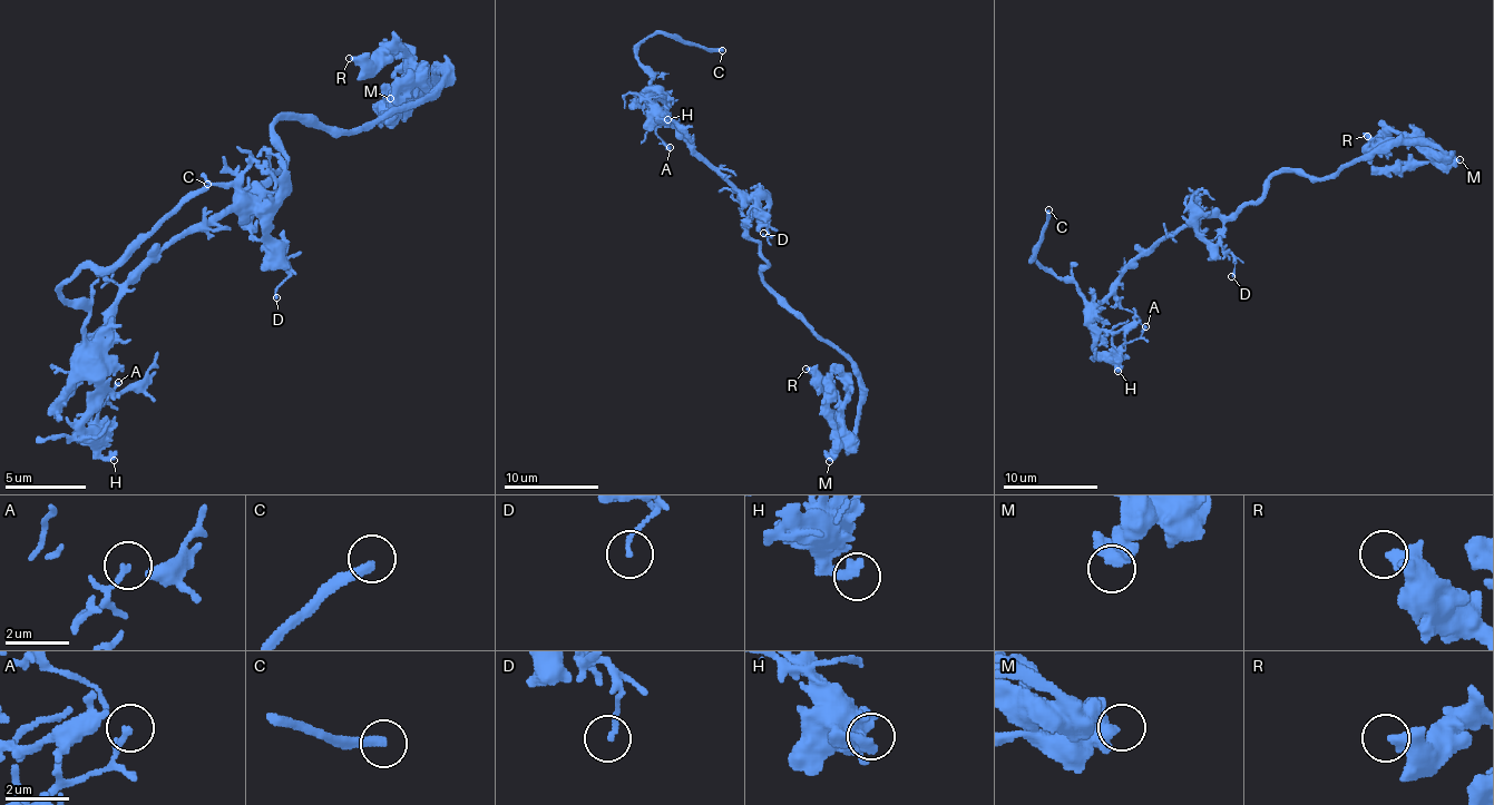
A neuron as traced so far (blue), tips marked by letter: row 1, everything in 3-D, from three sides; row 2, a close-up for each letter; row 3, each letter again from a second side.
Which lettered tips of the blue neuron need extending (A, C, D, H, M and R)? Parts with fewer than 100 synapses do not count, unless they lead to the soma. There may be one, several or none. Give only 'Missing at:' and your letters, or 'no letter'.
Missing at: C

